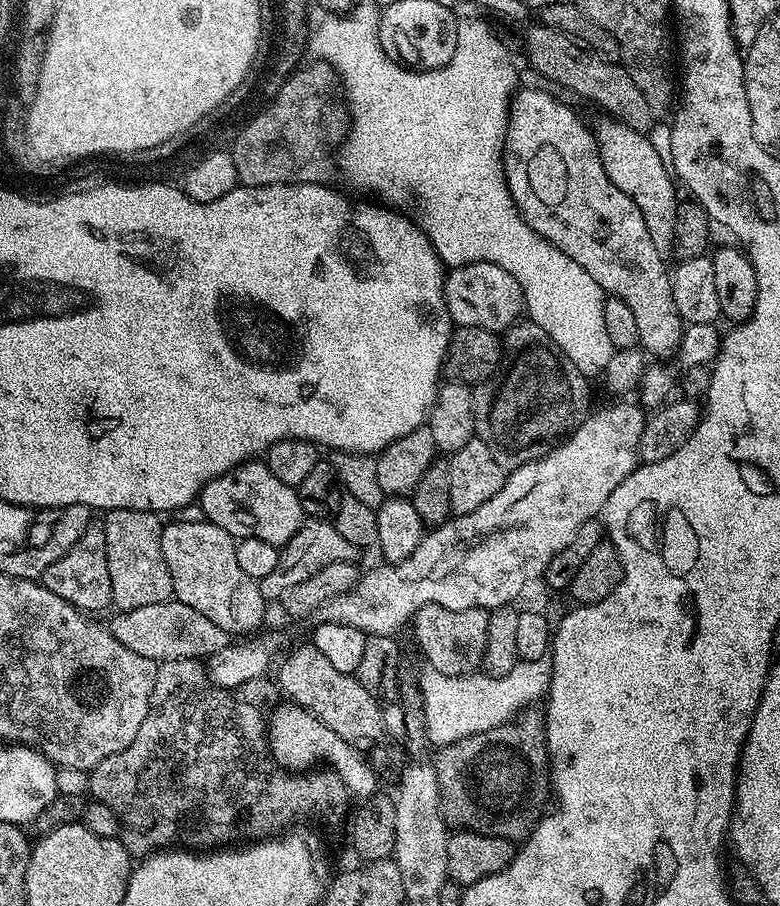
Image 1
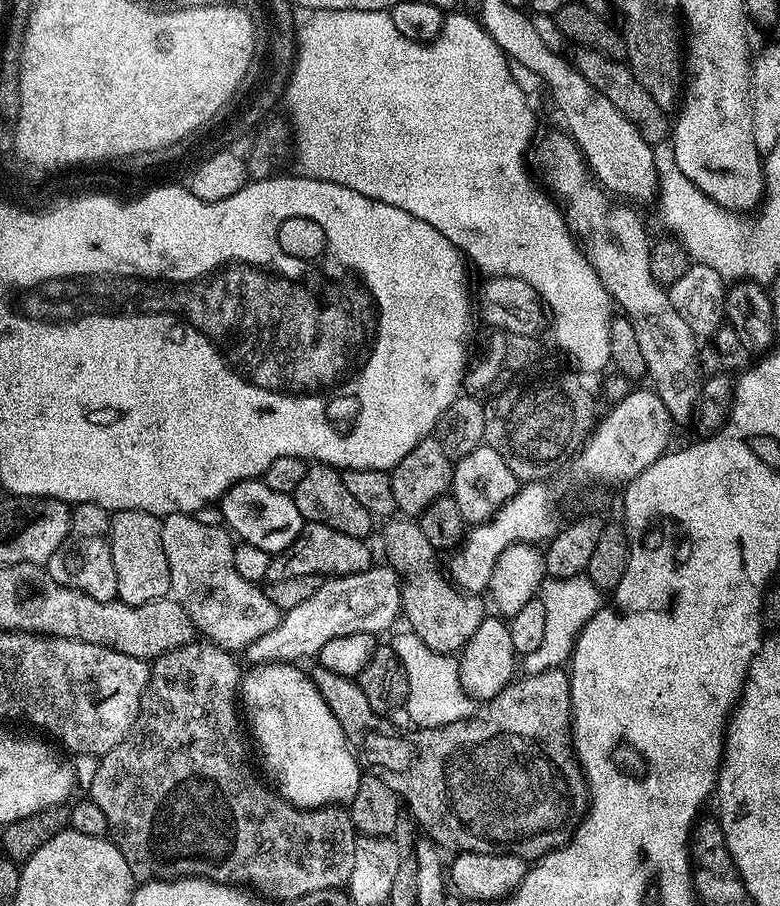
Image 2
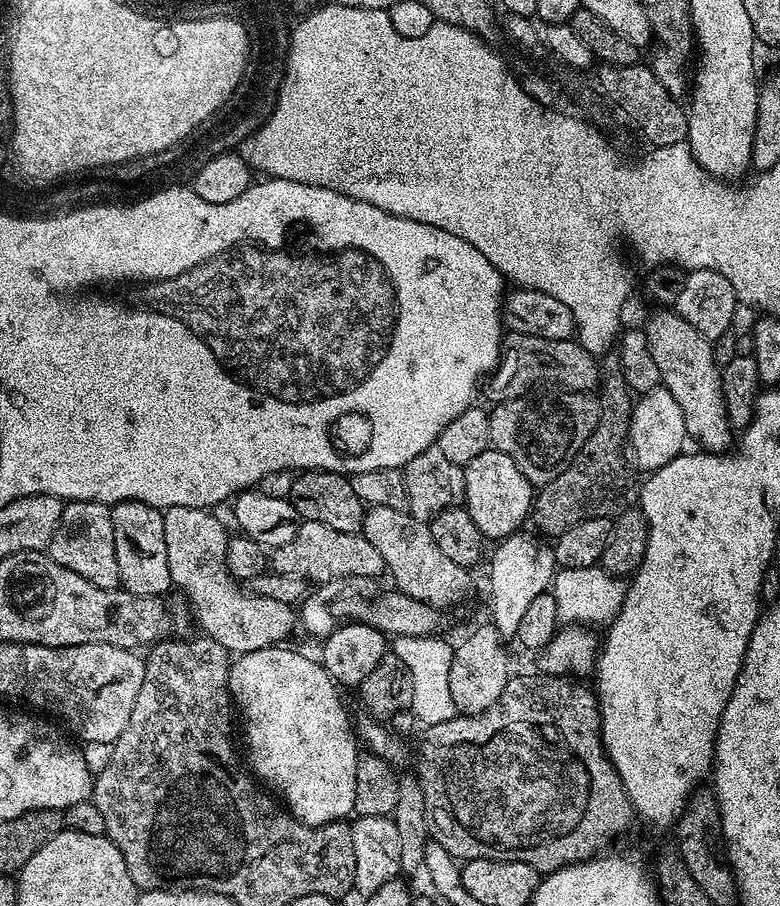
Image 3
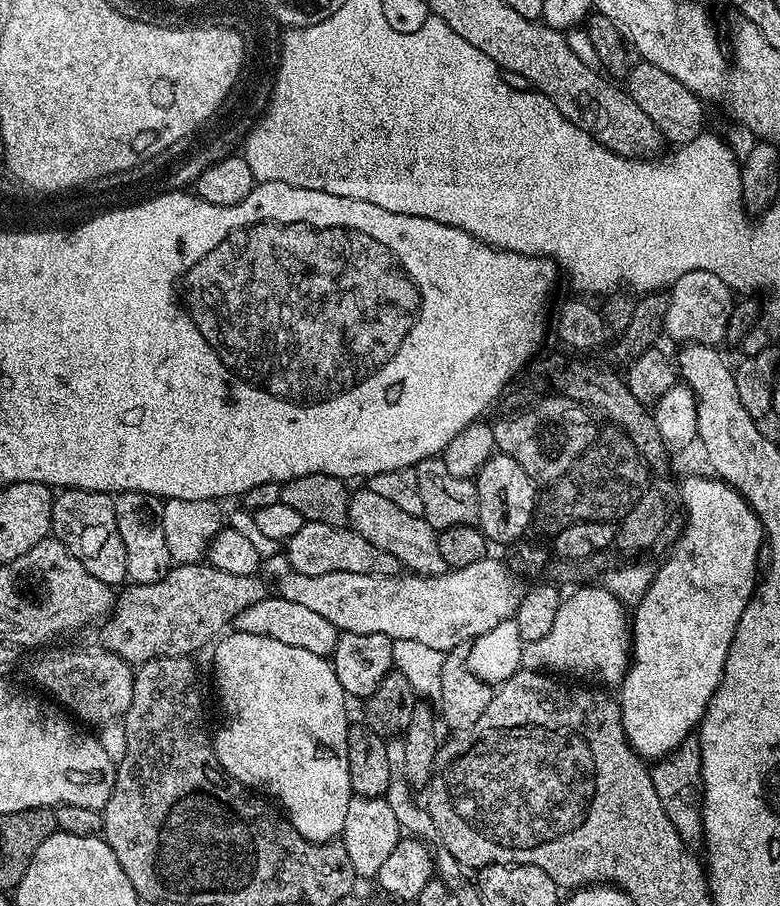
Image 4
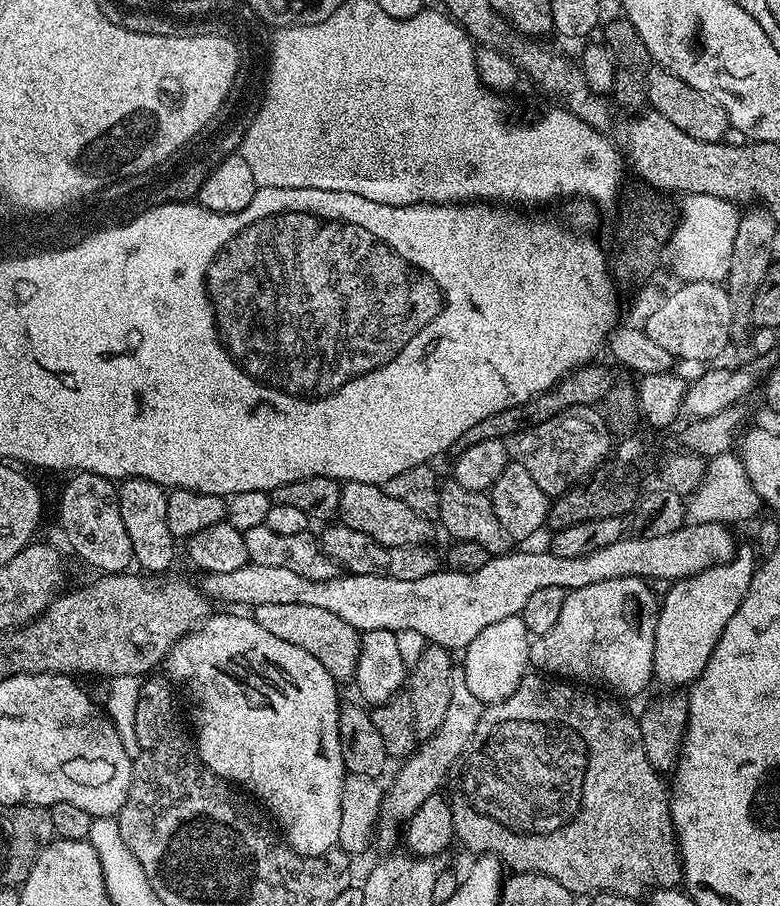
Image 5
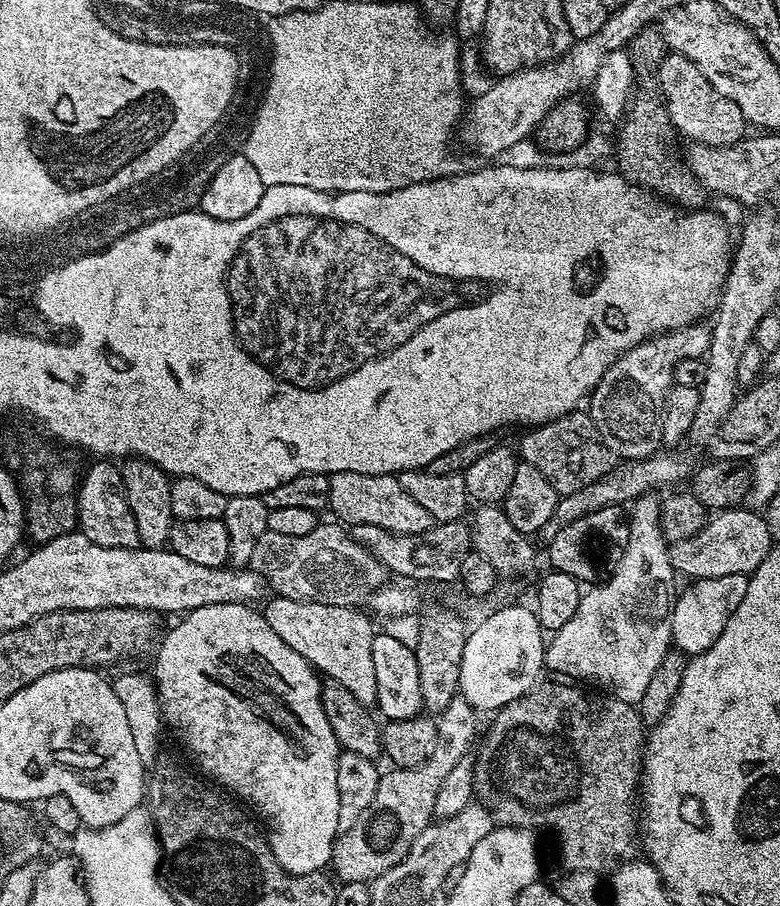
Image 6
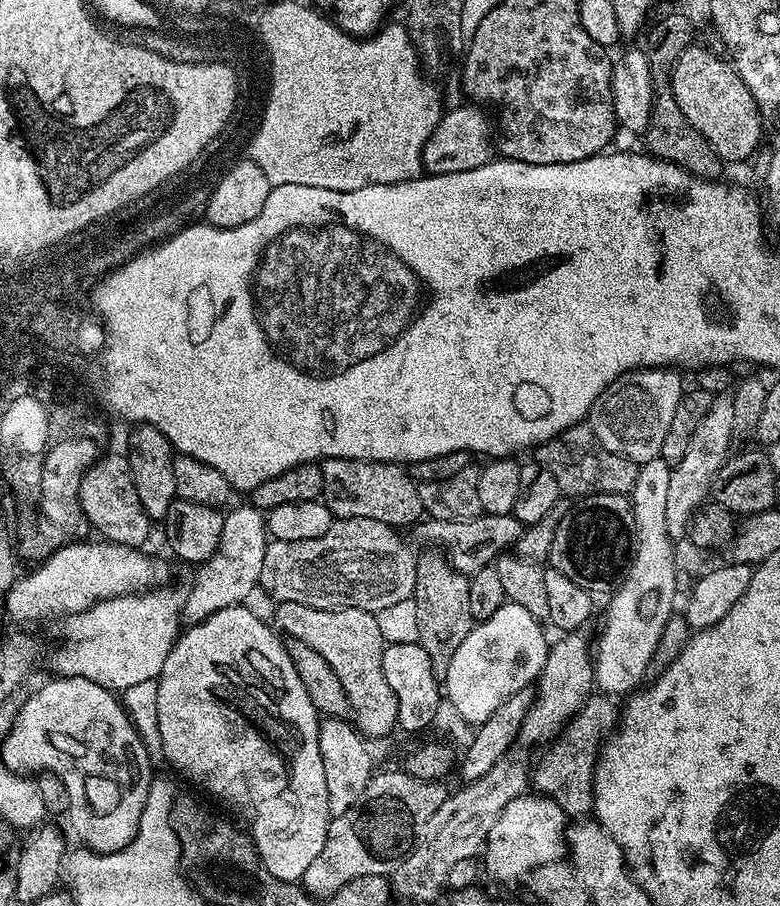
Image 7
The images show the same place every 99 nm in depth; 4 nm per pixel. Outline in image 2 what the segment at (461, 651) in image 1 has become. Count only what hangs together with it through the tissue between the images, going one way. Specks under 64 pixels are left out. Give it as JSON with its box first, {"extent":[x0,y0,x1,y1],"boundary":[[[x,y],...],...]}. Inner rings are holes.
{"extent":[402,572,486,654],"boundary":[[[428,572],[424,580],[405,579],[402,584],[402,616],[408,619],[407,627],[430,650],[445,654],[459,653],[474,638],[474,630],[483,622],[486,609],[480,601],[481,597],[476,594],[465,594],[458,588],[449,586],[436,572]]]}

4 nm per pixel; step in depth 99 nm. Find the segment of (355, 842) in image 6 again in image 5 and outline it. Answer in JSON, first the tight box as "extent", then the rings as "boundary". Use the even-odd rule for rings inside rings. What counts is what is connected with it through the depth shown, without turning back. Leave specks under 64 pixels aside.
{"extent":[378,679,486,844],"boundary":[[[453,679],[450,686],[450,706],[446,709],[446,718],[442,721],[438,734],[434,734],[428,740],[423,741],[416,751],[403,761],[404,769],[393,778],[392,785],[387,785],[384,801],[380,807],[378,840],[381,840],[384,844],[392,844],[395,840],[397,843],[398,833],[401,831],[402,825],[413,816],[418,810],[418,806],[422,806],[422,802],[426,802],[426,798],[437,795],[445,787],[452,767],[456,764],[456,759],[460,757],[462,750],[466,750],[466,742],[470,742],[470,738],[474,738],[474,730],[478,730],[478,722],[482,718],[485,707],[486,705],[478,698],[474,698],[470,686],[466,686],[463,679]]]}

